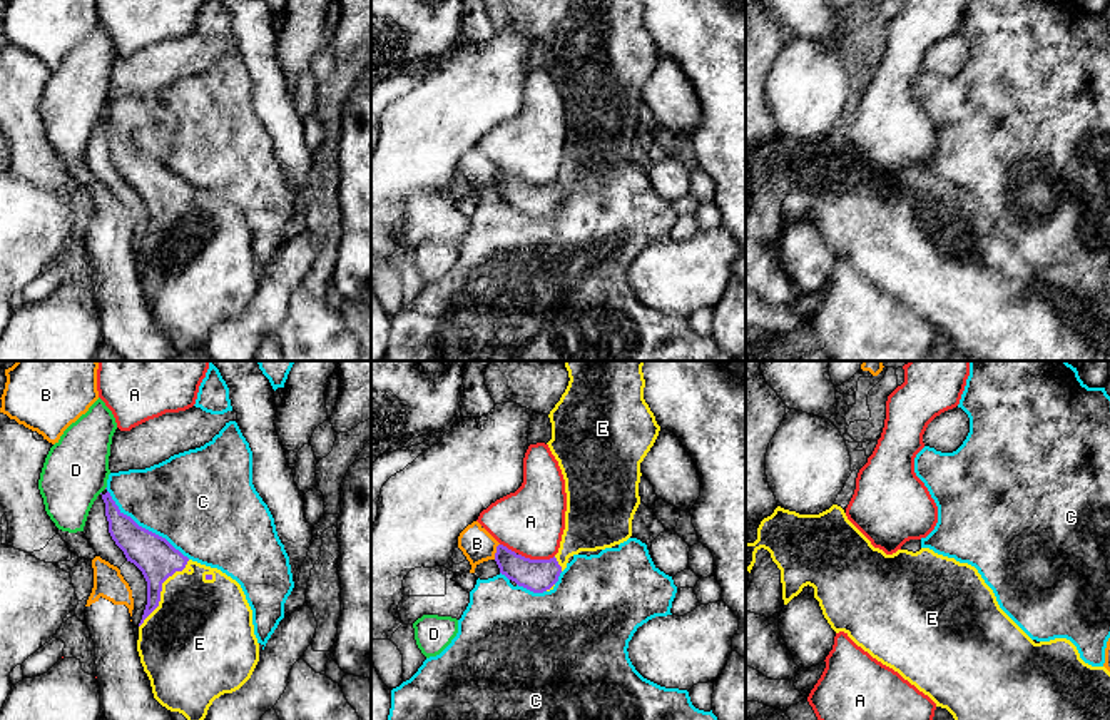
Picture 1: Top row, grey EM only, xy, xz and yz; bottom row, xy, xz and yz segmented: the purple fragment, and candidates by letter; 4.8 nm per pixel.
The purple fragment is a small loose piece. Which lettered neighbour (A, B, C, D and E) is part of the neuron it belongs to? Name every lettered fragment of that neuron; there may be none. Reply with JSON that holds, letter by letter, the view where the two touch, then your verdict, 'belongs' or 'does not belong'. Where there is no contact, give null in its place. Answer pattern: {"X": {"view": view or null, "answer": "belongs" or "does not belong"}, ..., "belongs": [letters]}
{"A": {"view": "xz", "answer": "does not belong"}, "B": {"view": "xz", "answer": "does not belong"}, "C": {"view": "xy", "answer": "does not belong"}, "D": {"view": null, "answer": "does not belong"}, "E": {"view": "xy", "answer": "belongs"}, "belongs": ["E"]}

